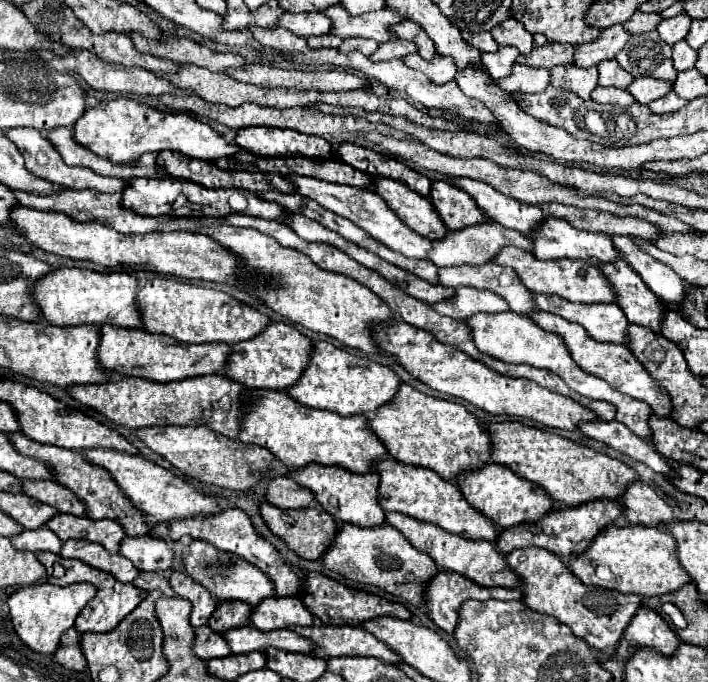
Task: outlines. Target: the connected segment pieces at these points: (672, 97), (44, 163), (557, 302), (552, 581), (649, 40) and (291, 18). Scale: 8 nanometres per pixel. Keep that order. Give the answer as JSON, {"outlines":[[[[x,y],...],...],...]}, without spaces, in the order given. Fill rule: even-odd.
{"outlines":[[[[673,90],[669,94],[665,94],[663,98],[659,100],[653,100],[649,104],[649,108],[655,112],[655,114],[667,114],[667,112],[677,112],[681,110],[683,106],[687,106],[687,100],[683,100],[681,96],[677,96]]],[[[13,128],[7,130],[5,136],[19,148],[19,152],[25,158],[25,168],[35,174],[37,178],[43,178],[51,184],[63,186],[63,188],[71,188],[71,190],[99,190],[99,192],[121,192],[125,188],[125,182],[121,178],[109,178],[109,176],[99,176],[93,174],[93,170],[89,168],[81,168],[81,166],[65,166],[65,162],[61,162],[61,156],[57,154],[57,150],[53,150],[53,146],[49,146],[49,142],[45,142],[45,136],[37,130],[29,130],[29,128]]],[[[533,294],[539,310],[581,324],[597,342],[627,342],[627,318],[617,304],[573,304],[559,296]]],[[[521,548],[505,556],[507,566],[519,576],[523,602],[541,614],[557,618],[561,624],[567,624],[573,634],[583,638],[591,648],[597,648],[603,654],[613,654],[621,632],[627,628],[637,608],[641,606],[641,596],[621,594],[617,590],[605,590],[599,586],[585,586],[573,576],[567,564],[541,548]]],[[[655,30],[633,34],[615,60],[633,78],[649,76],[665,82],[675,82],[677,78],[677,70],[671,62],[671,46],[665,44]]],[[[283,12],[277,20],[281,28],[291,30],[293,34],[301,38],[309,38],[315,34],[329,34],[331,30],[331,20],[323,12],[313,12],[313,14],[289,14]]]]}

